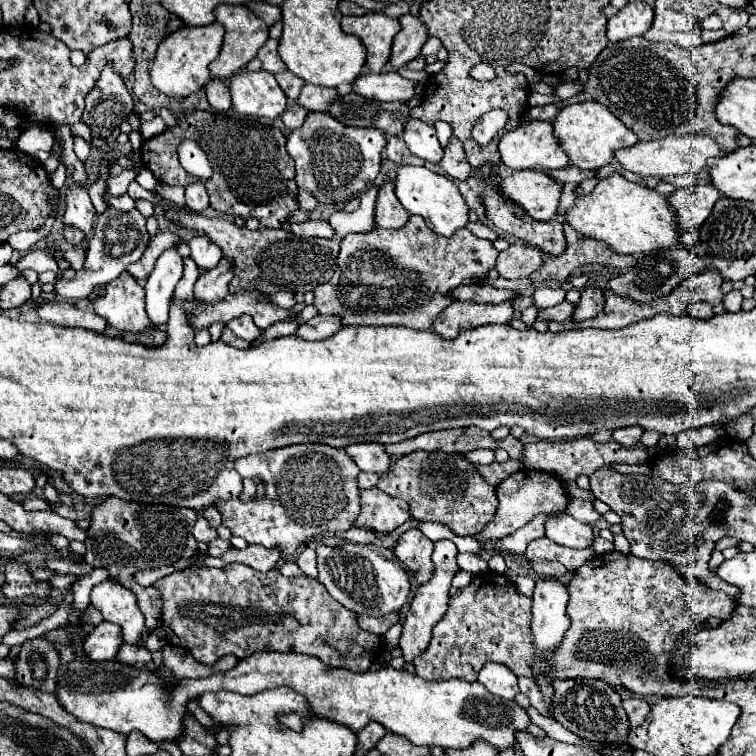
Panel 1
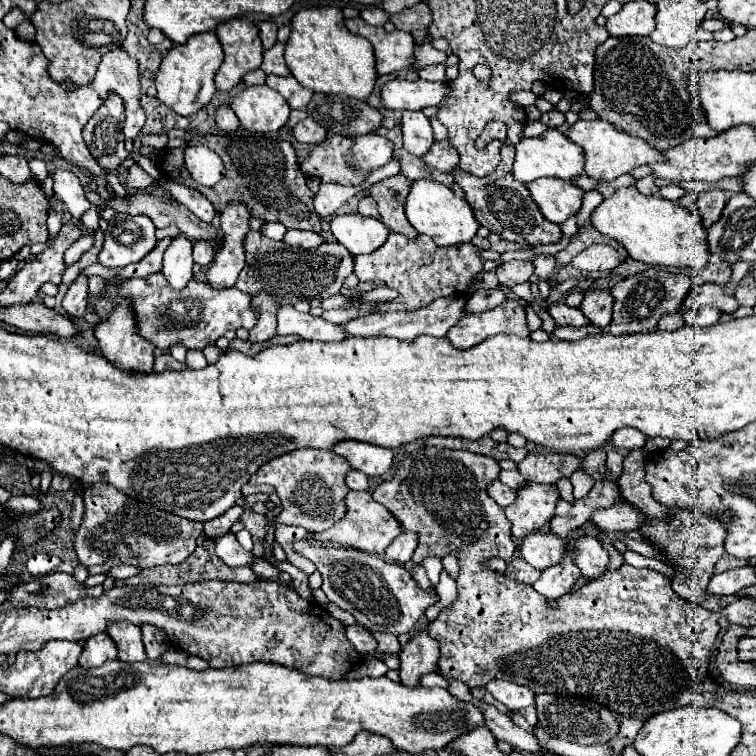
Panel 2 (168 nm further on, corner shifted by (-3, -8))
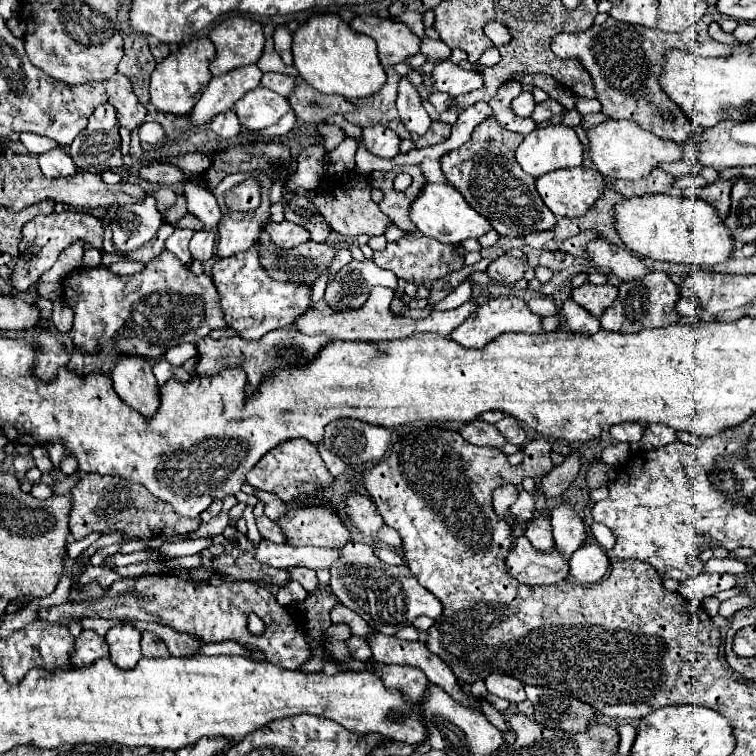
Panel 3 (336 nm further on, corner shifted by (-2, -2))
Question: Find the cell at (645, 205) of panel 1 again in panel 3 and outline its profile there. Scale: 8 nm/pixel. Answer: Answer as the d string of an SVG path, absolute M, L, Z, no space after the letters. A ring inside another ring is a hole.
M669 193L623 199L615 205L613 227L627 249L657 261L711 267L727 261L735 249L735 241L727 235L727 227L723 227L715 207L703 199L677 197Z

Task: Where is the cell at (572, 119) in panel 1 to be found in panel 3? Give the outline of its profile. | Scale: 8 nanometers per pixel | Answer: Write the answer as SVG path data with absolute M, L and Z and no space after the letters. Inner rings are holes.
M607 119L599 125L593 125L587 131L587 139L589 139L587 157L591 159L593 169L597 169L607 179L641 179L643 175L651 173L657 167L657 163L683 159L683 151L675 141L667 141L653 133L647 133L633 121Z

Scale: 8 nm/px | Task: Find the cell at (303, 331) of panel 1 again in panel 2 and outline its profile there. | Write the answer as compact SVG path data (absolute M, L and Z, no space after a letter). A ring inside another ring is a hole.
M440 297L426 305L424 309L412 313L372 313L368 317L358 317L344 325L348 337L396 337L402 341L412 341L418 335L432 335L432 337L446 337L448 329L462 319L462 307L466 297Z

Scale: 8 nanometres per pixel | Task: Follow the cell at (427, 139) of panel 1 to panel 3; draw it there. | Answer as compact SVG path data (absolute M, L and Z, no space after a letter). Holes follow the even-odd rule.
M407 77L401 79L399 83L399 95L397 95L397 109L399 109L399 117L405 125L405 129L415 135L421 137L427 133L427 129L431 127L431 117L425 111L425 107L421 105L421 97L419 91L407 81Z

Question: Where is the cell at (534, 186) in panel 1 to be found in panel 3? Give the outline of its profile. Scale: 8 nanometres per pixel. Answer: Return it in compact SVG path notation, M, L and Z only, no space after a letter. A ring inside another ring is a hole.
M563 169L537 177L537 191L543 203L557 217L577 217L589 211L605 187L603 175L595 169Z

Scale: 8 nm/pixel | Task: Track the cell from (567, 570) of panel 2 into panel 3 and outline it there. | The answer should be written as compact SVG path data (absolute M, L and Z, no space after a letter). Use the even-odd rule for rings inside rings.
M561 505L551 513L551 525L555 535L555 551L559 551L561 557L569 561L573 551L577 551L587 541L587 527L569 505Z

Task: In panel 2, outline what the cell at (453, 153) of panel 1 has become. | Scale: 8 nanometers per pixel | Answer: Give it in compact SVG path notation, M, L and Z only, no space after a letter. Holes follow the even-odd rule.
M448 139L434 141L432 149L422 159L426 161L426 165L430 165L430 167L434 167L438 171L444 171L444 173L450 173L458 165L458 153L450 145Z

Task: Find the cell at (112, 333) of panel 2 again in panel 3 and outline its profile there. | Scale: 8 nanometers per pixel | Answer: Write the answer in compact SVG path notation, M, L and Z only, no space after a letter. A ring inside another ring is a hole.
M115 355L111 379L119 397L151 417L159 407L159 385L151 371L151 361L141 355Z

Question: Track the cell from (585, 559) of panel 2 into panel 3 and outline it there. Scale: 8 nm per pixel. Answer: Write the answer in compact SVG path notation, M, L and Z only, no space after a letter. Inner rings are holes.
M587 541L569 559L569 575L581 585L601 581L609 571L609 557L599 543Z

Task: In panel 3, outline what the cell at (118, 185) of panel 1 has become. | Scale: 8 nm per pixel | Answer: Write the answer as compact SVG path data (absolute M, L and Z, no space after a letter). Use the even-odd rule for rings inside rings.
M151 163L147 167L141 167L139 177L155 185L175 185L185 181L185 175L177 167L165 163Z

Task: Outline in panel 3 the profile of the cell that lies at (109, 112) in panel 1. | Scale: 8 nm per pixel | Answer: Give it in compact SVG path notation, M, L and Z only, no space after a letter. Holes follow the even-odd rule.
M99 105L93 115L89 117L89 125L85 127L83 133L75 137L75 141L69 147L69 155L73 157L73 163L81 171L91 171L91 173L103 173L105 169L117 169L123 165L123 155L121 155L121 137L119 137L119 121L115 115L113 105Z

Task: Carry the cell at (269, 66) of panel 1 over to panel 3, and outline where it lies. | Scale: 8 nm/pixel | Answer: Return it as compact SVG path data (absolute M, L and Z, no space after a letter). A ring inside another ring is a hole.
M277 27L277 31L273 33L273 41L275 41L275 51L281 55L285 65L293 65L293 55L291 55L291 31L287 31L285 27Z

